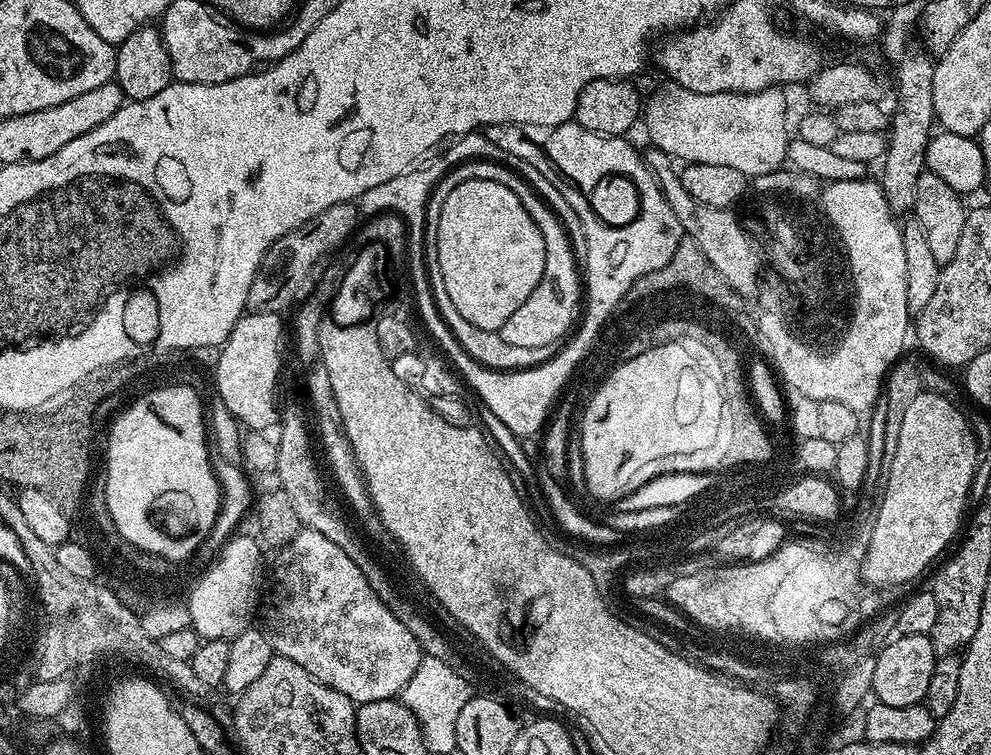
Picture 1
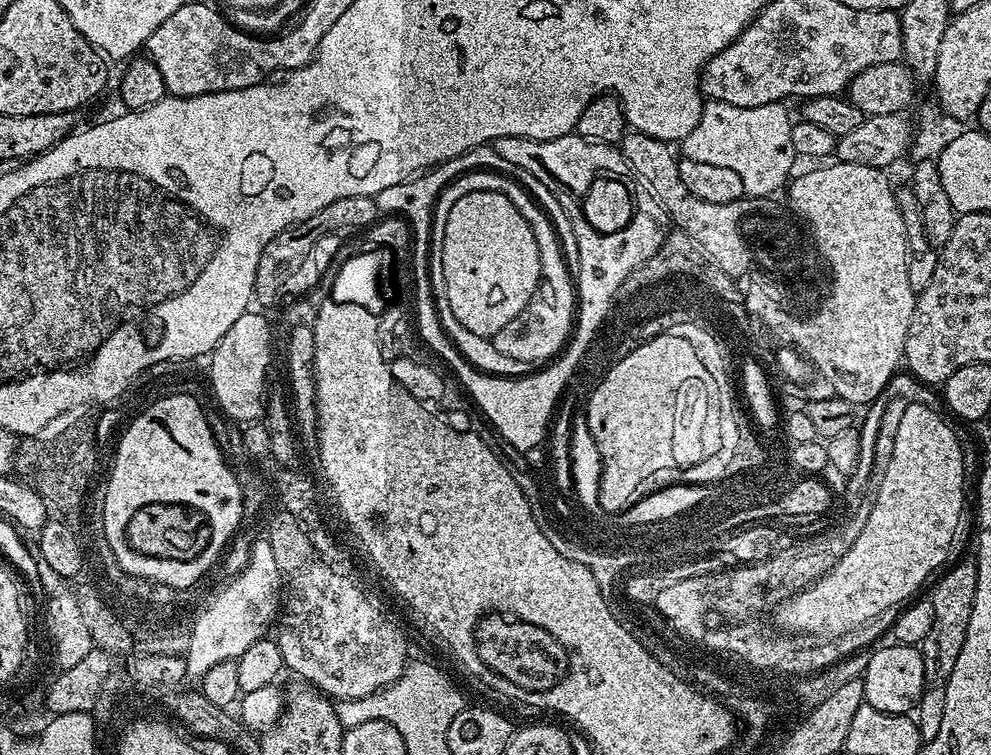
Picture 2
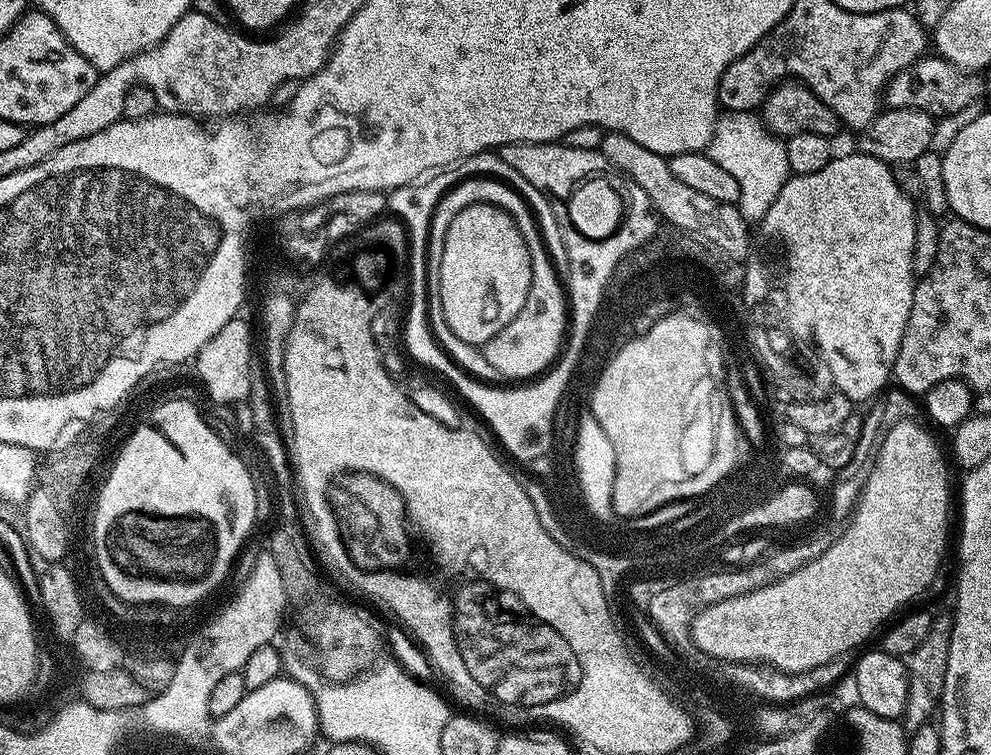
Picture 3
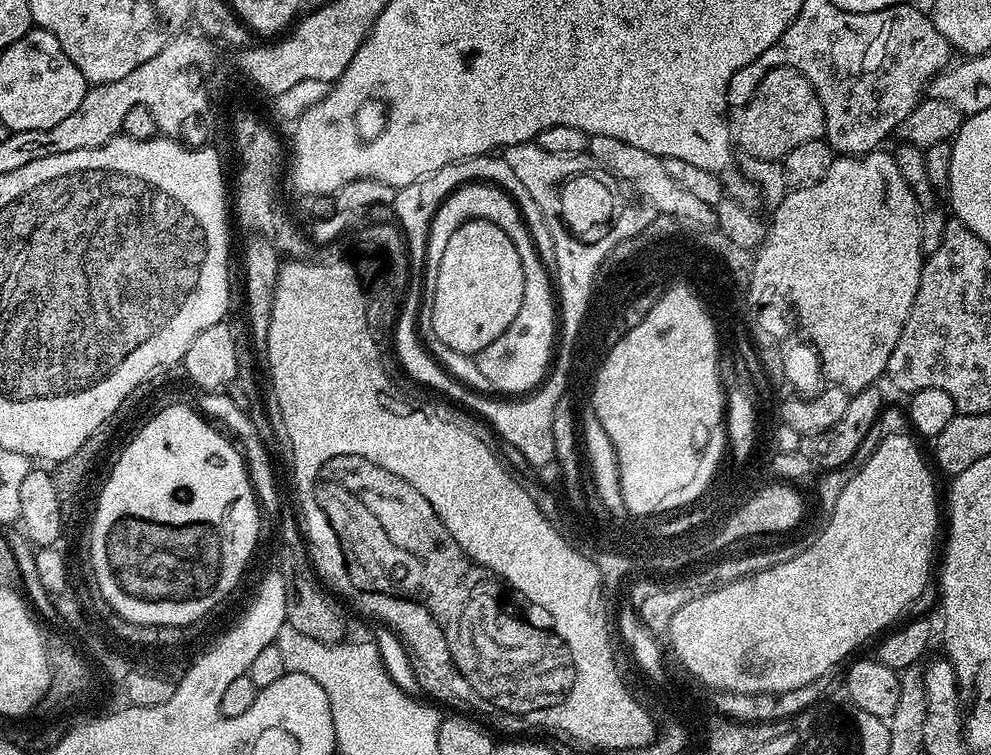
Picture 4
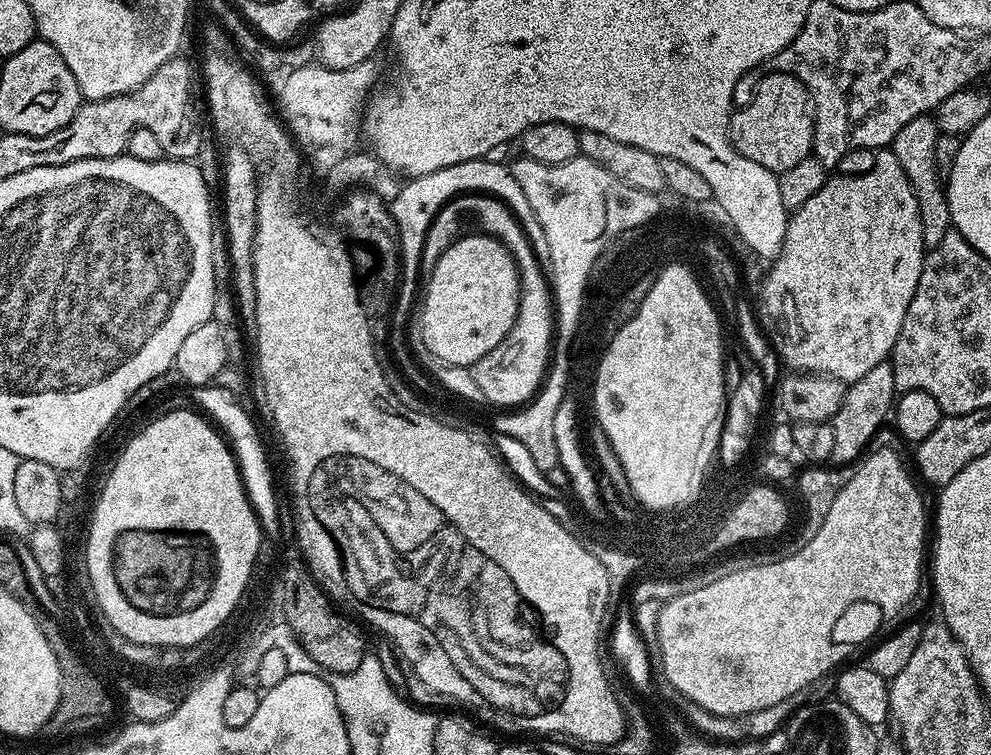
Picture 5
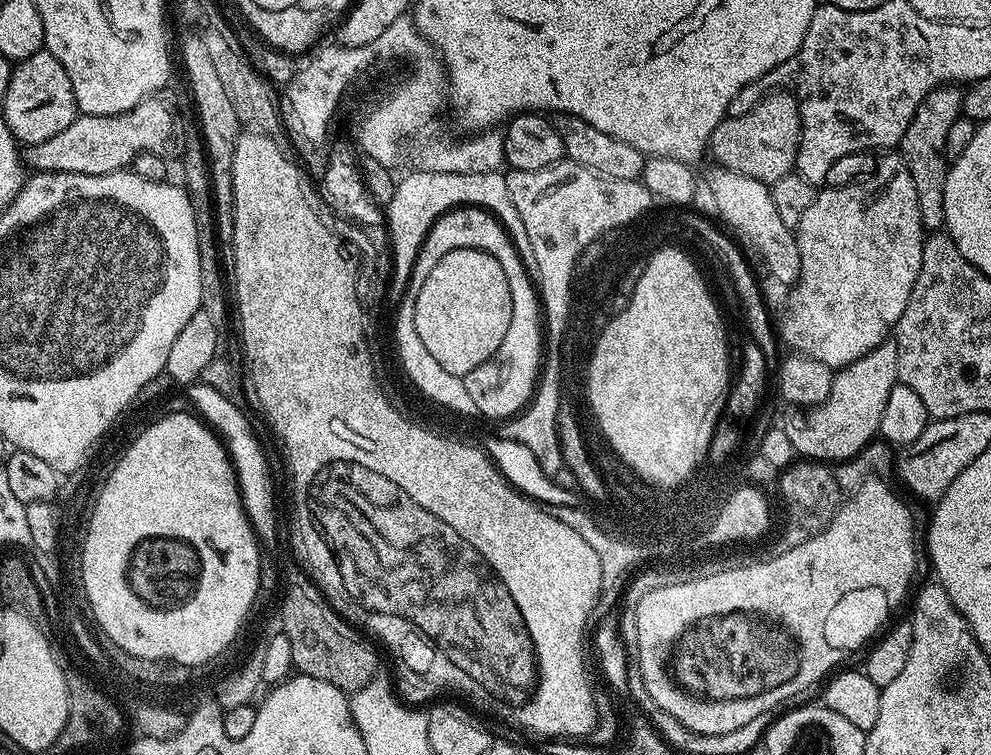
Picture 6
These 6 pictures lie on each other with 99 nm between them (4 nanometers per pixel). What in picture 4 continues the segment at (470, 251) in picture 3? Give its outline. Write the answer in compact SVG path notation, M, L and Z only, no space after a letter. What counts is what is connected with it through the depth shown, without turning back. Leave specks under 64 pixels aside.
M467 220L454 234L450 234L450 242L446 242L446 251L438 266L434 269L432 288L432 329L436 336L450 350L479 354L498 334L514 322L518 310L522 306L522 258L518 258L518 250L514 250L514 242L510 242L510 234L489 220Z

